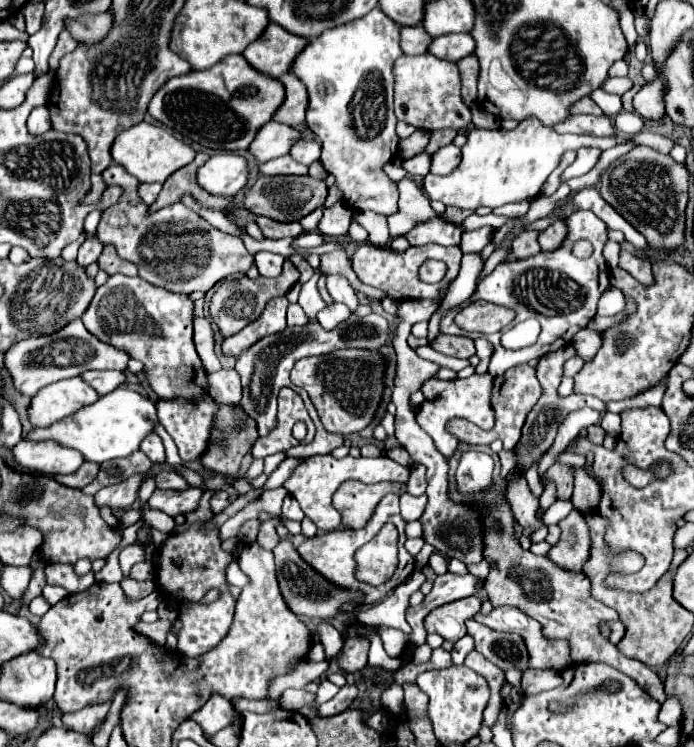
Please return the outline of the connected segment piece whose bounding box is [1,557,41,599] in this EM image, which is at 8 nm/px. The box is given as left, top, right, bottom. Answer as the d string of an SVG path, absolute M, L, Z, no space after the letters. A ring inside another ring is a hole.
M35 557L35 561L29 567L15 567L15 565L5 565L1 569L1 587L13 597L13 599L21 599L21 595L25 593L29 579L31 579L31 569L33 567L41 567L39 559Z

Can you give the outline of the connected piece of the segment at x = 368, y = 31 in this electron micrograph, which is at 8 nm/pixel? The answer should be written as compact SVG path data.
M379 7L361 19L355 19L343 27L327 29L323 35L309 41L307 49L295 59L293 73L307 85L311 95L311 107L307 109L307 127L321 139L323 153L321 163L335 177L335 185L343 193L343 201L353 209L371 209L381 215L397 213L399 191L397 183L387 177L383 165L397 153L397 117L393 113L393 63L403 55L399 45L399 29Z

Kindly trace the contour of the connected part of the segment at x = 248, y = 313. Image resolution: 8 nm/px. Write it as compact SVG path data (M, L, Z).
M285 261L285 271L277 279L265 279L265 277L259 277L259 279L249 279L249 277L227 279L225 283L219 285L219 289L215 291L215 295L211 299L211 307L209 307L211 317L217 323L223 337L239 333L245 325L255 321L255 317L259 317L259 313L263 313L263 307L267 305L267 301L271 297L285 295L287 289L291 289L297 281L299 281L299 271L293 267L291 261Z

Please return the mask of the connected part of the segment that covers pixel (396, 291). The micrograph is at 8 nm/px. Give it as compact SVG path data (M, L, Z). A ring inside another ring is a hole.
M363 243L363 245L359 245L355 249L353 259L351 259L351 265L353 265L353 271L357 273L357 277L363 283L385 291L393 299L438 299L442 303L444 298L441 298L441 290L457 277L461 266L461 259L462 252L458 246L445 247L445 245L431 243L431 245L423 245L423 247L409 247L405 253L395 253L389 247L377 249L377 247L369 245L369 243ZM429 259L444 261L448 268L443 280L435 283L435 285L423 283L419 279L419 273L417 273L419 271L419 263L425 263Z

